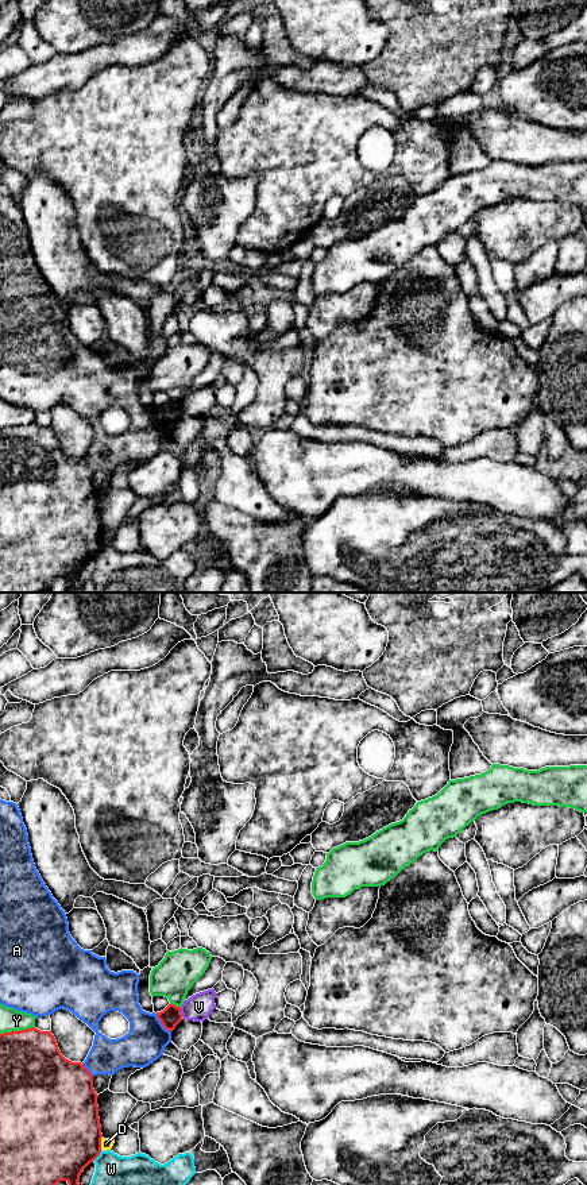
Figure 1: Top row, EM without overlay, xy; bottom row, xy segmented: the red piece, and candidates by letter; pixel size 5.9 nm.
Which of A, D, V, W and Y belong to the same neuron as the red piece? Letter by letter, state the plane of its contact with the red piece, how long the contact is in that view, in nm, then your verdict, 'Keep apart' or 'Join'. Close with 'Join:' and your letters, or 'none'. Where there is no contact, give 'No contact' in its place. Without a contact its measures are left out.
A: Touches red in xy. Shared border 150 nm. Keep apart
D: Touches red in xy. Shared border 70 nm. Keep apart
V: Touches red in xy. Shared border 70 nm. Keep apart
W: Touches red in xy. Shared border 80 nm. Keep apart
Y: Touches red in xy. Shared border 200 nm. Keep apart
Join: none

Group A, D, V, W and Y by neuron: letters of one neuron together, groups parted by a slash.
A / D / V / W / Y

